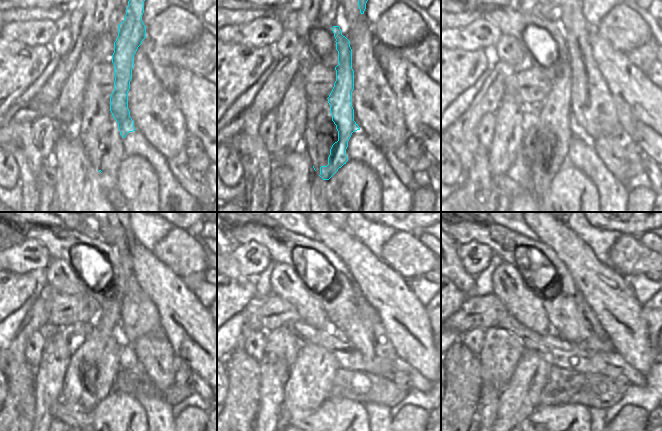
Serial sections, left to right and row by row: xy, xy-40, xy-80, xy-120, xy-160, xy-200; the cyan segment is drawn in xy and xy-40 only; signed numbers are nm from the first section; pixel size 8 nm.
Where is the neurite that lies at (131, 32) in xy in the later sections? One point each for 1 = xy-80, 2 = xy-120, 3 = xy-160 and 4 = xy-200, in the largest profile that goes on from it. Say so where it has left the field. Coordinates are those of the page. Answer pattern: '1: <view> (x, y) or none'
1: xy-80 (548, 125)
2: xy-120 (90, 376)
3: xy-160 (310, 381)
4: xy-200 (520, 398)

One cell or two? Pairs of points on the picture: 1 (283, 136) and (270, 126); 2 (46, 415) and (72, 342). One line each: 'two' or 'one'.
1: two
2: one

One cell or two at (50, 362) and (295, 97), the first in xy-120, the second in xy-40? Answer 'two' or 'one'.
one

